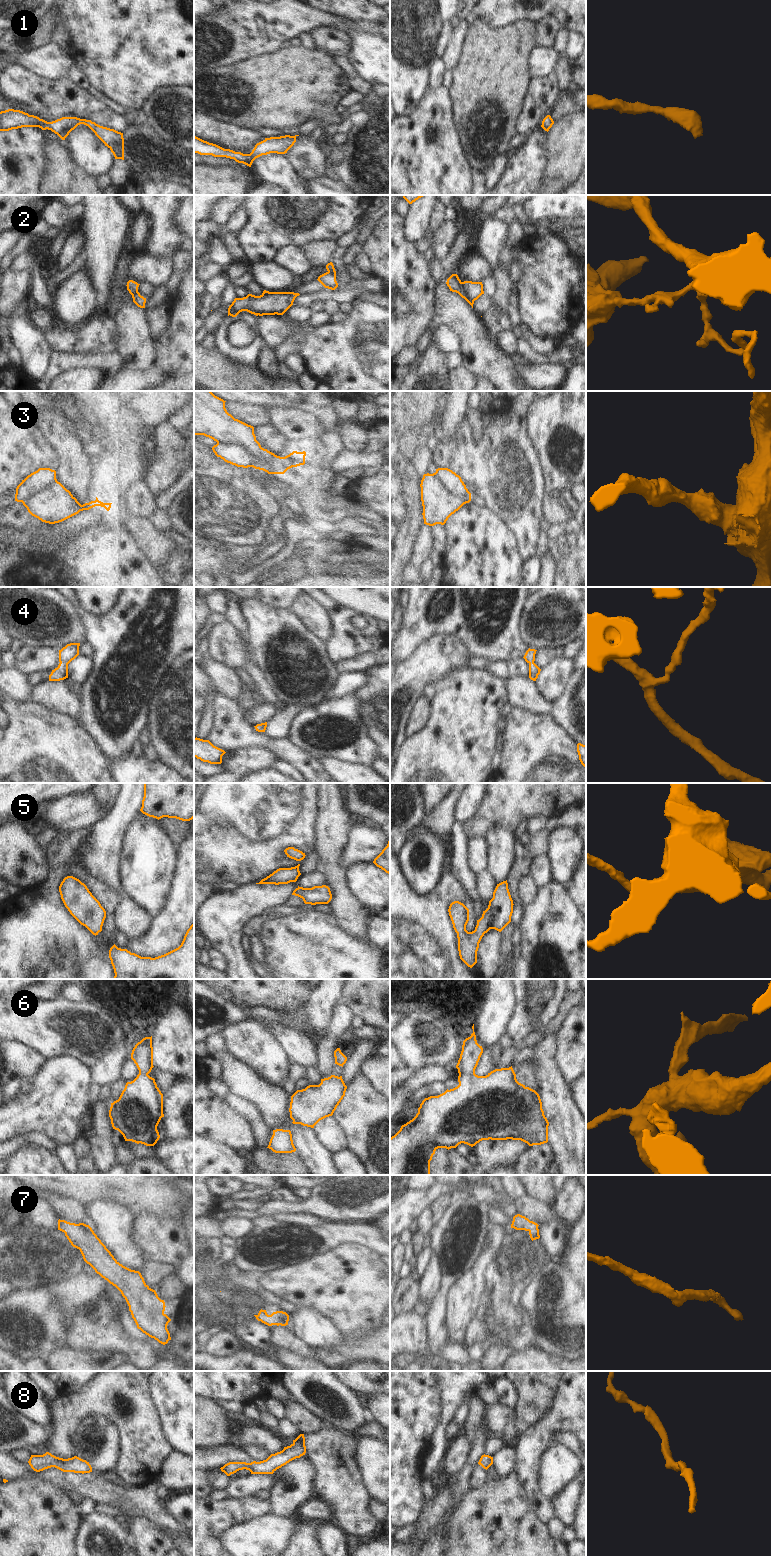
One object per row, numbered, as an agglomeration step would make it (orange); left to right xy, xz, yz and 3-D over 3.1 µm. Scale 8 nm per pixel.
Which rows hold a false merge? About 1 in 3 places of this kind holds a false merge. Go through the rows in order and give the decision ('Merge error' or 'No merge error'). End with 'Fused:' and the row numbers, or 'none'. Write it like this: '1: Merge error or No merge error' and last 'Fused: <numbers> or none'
1: No merge error
2: Merge error
3: Merge error
4: No merge error
5: No merge error
6: No merge error
7: No merge error
8: No merge error
Fused: 2, 3.

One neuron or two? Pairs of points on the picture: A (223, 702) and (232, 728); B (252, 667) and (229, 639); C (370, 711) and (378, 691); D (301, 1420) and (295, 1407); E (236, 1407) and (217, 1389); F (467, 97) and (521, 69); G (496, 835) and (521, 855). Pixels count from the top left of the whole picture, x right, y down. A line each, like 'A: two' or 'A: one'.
A: one
B: two
C: one
D: one
E: two
F: one
G: two

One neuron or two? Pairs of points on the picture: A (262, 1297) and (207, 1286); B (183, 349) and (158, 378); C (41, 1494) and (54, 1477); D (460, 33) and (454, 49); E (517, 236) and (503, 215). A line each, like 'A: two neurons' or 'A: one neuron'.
A: one neuron
B: two neurons
C: two neurons
D: one neuron
E: two neurons

